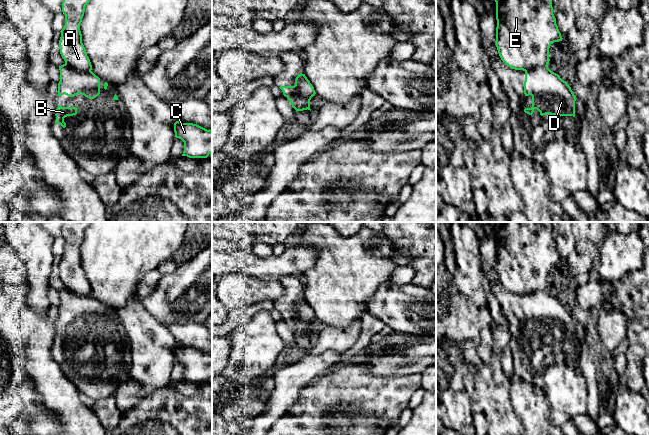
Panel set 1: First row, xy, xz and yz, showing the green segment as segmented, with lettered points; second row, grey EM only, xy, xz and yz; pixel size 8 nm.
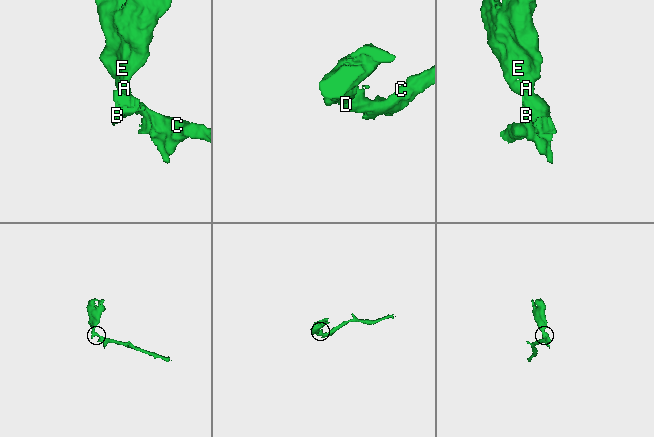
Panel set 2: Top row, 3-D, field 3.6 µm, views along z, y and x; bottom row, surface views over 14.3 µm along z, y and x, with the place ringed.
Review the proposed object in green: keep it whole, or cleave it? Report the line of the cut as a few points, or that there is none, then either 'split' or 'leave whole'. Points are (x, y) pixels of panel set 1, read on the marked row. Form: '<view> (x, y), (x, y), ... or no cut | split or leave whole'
xy (65, 63), (77, 70), (90, 71) | split

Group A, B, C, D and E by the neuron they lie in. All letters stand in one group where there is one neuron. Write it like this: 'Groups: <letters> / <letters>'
Groups: A E / B C D

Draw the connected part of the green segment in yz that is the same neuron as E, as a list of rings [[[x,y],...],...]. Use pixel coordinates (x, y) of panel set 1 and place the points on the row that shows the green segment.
[[[552,0],[495,2],[495,45],[501,60],[512,69],[525,72],[548,66],[550,46],[562,41]]]

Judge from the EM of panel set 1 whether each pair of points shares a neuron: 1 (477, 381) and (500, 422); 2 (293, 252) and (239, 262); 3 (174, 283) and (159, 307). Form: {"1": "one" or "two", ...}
{"1": "one", "2": "one", "3": "one"}

